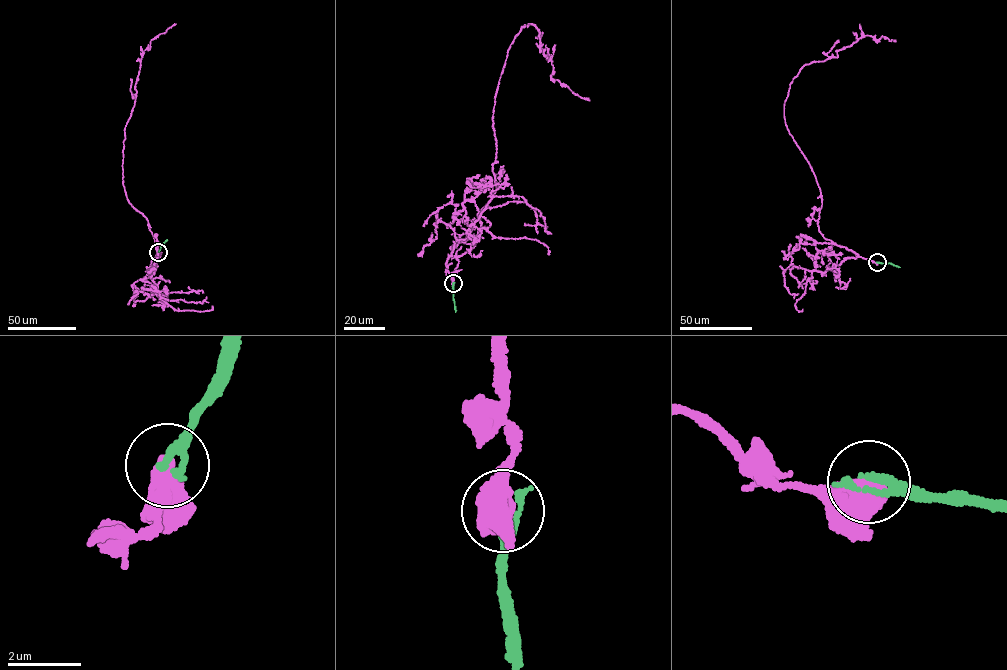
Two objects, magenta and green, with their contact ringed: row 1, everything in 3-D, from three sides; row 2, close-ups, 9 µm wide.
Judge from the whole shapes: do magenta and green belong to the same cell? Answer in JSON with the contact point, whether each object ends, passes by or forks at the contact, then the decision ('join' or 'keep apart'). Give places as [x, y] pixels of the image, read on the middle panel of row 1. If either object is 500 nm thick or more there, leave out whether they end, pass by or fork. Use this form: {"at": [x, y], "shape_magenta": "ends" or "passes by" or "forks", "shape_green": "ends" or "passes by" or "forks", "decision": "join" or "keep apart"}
{"at": [453, 283], "decision": "keep apart"}

